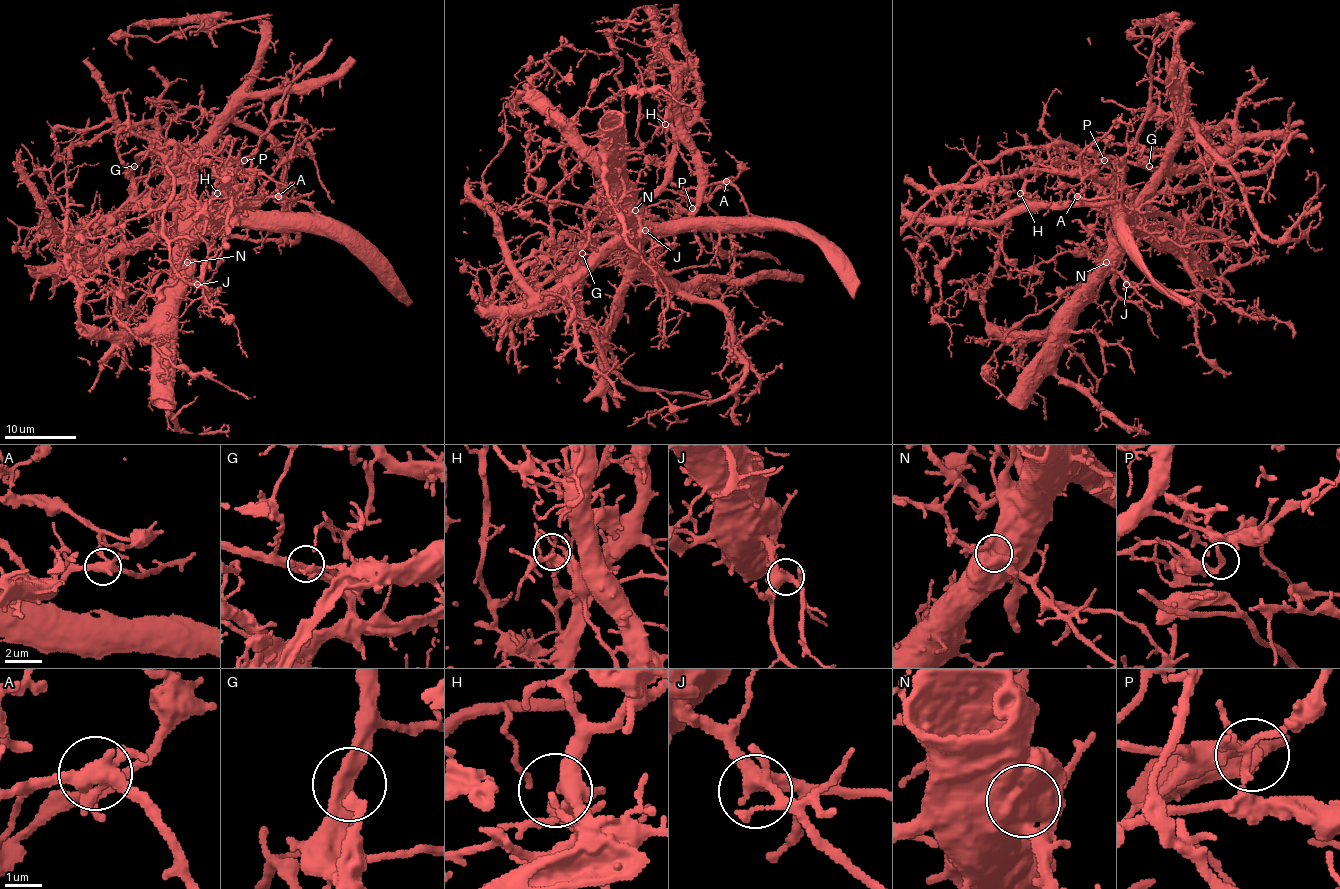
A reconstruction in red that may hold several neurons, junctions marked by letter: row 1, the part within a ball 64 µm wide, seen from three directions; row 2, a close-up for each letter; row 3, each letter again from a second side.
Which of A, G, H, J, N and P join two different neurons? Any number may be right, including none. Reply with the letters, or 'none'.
A, N, P

